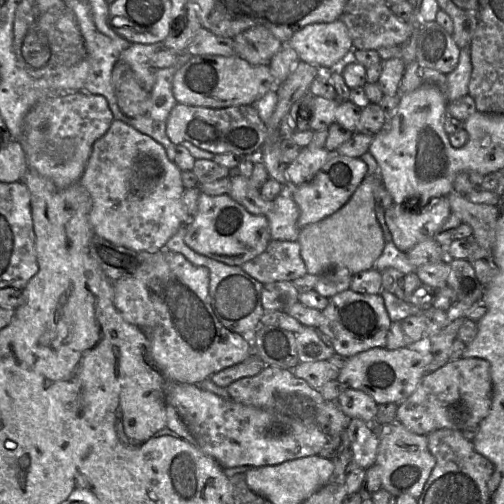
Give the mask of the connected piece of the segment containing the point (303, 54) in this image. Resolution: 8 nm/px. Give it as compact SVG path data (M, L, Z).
M341 19L309 24L296 31L288 43L300 61L323 71L337 70L354 50L349 31Z

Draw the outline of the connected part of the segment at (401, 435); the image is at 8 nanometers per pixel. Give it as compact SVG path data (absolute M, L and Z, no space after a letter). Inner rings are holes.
M397 421L373 427L379 439L375 464L381 468L382 488L395 497L409 494L418 499L436 464L428 448L427 435L415 434Z

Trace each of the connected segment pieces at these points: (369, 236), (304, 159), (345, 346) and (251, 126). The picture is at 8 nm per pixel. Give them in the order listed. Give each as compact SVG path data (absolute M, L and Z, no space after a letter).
M368 175L356 189L349 201L334 214L301 229L298 242L301 258L308 274L320 275L333 269L347 269L351 275L373 269L376 260L383 252L385 240L375 213L375 188L382 184L379 175Z
M302 148L297 158L286 167L287 182L297 187L311 181L331 154L325 148L313 150Z
M350 289L329 298L318 330L331 341L335 353L350 358L372 348L384 348L392 321L380 294L360 294Z
M177 103L166 121L166 131L175 145L187 141L215 155L232 153L255 158L268 138L268 126L254 105L209 108Z

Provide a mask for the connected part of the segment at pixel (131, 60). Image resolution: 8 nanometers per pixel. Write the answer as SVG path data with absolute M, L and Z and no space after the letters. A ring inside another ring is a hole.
M163 42L154 44L132 43L120 54L120 60L127 63L144 89L151 93L155 83L155 70L150 65L151 57L162 49L168 49Z

